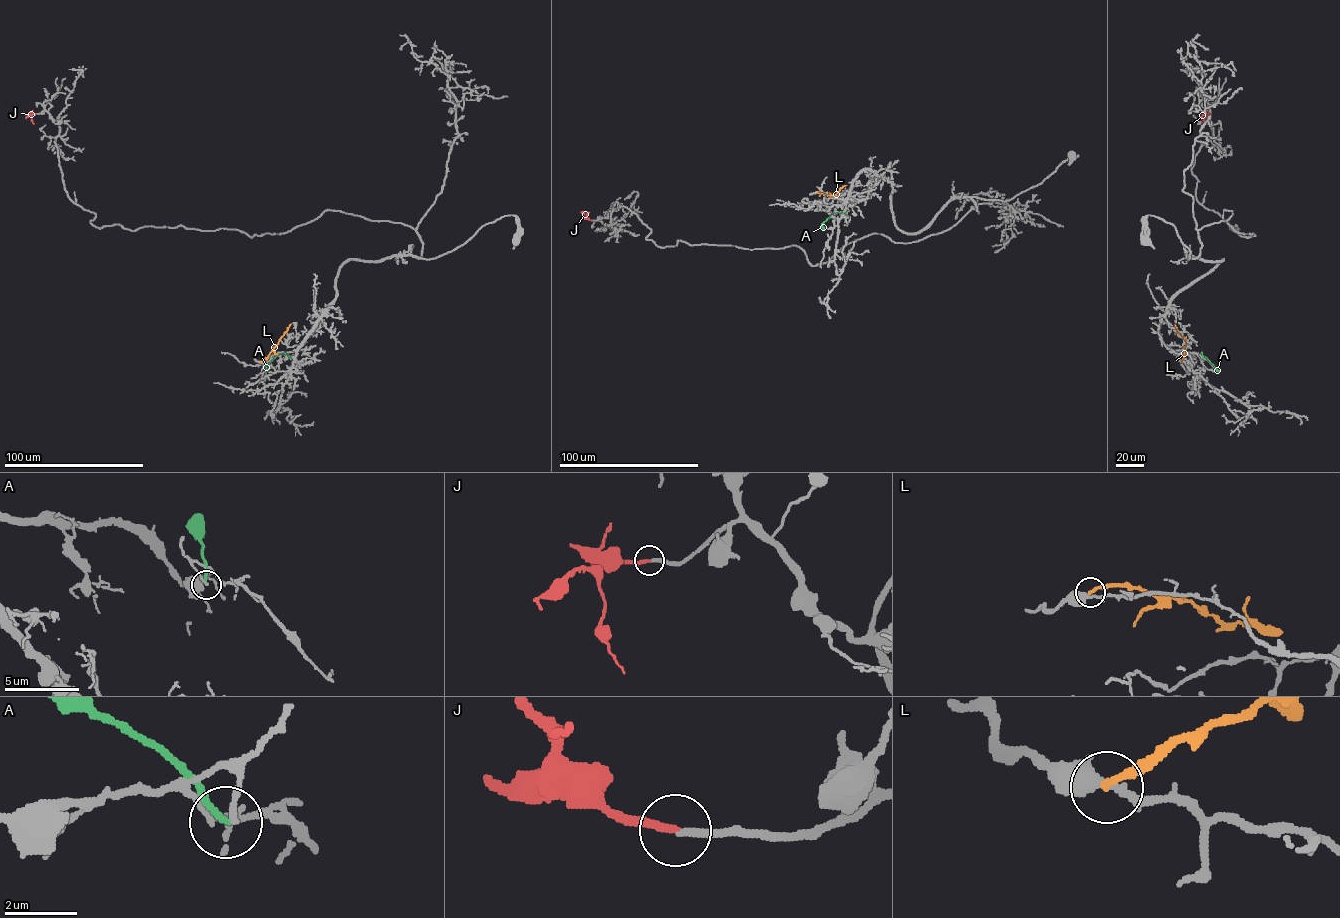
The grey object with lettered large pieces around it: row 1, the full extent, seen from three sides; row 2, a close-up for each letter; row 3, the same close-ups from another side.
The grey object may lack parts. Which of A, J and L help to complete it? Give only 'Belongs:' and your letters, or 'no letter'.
Belongs: J

